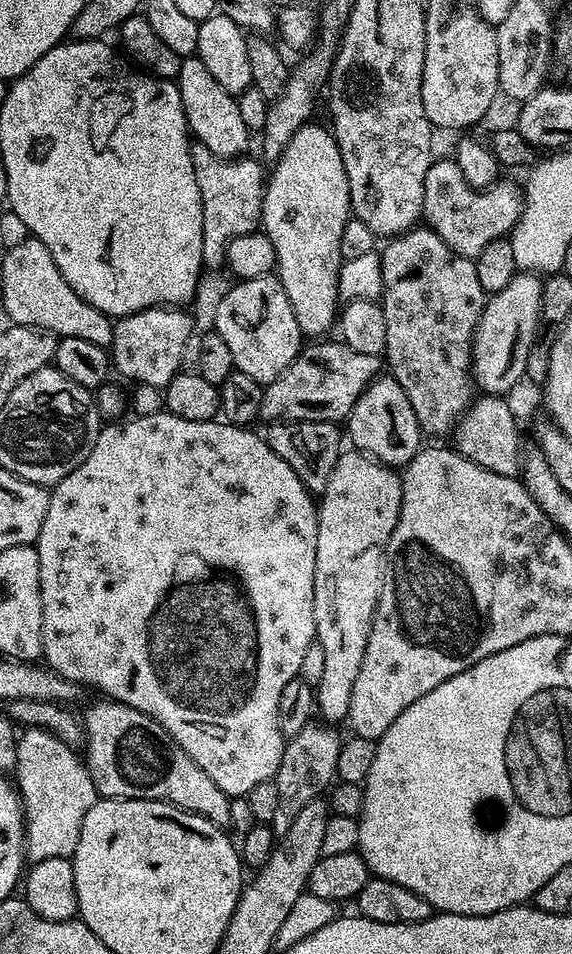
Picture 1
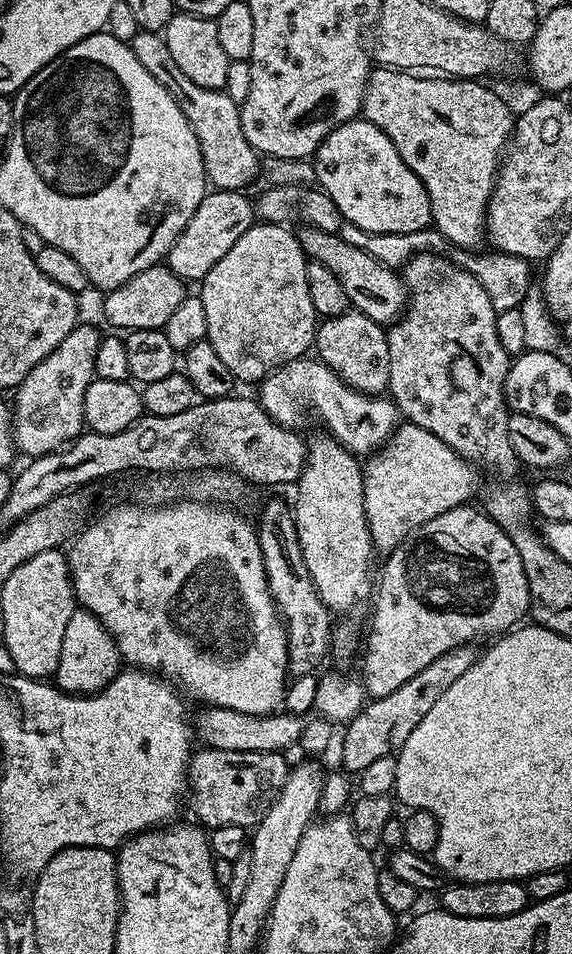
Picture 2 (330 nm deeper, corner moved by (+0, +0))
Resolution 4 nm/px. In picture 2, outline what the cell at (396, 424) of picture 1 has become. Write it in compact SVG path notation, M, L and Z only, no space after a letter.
M349 310L319 321L316 329L315 355L338 378L345 380L351 388L367 396L387 393L390 382L390 346L388 333L375 324L366 314Z

